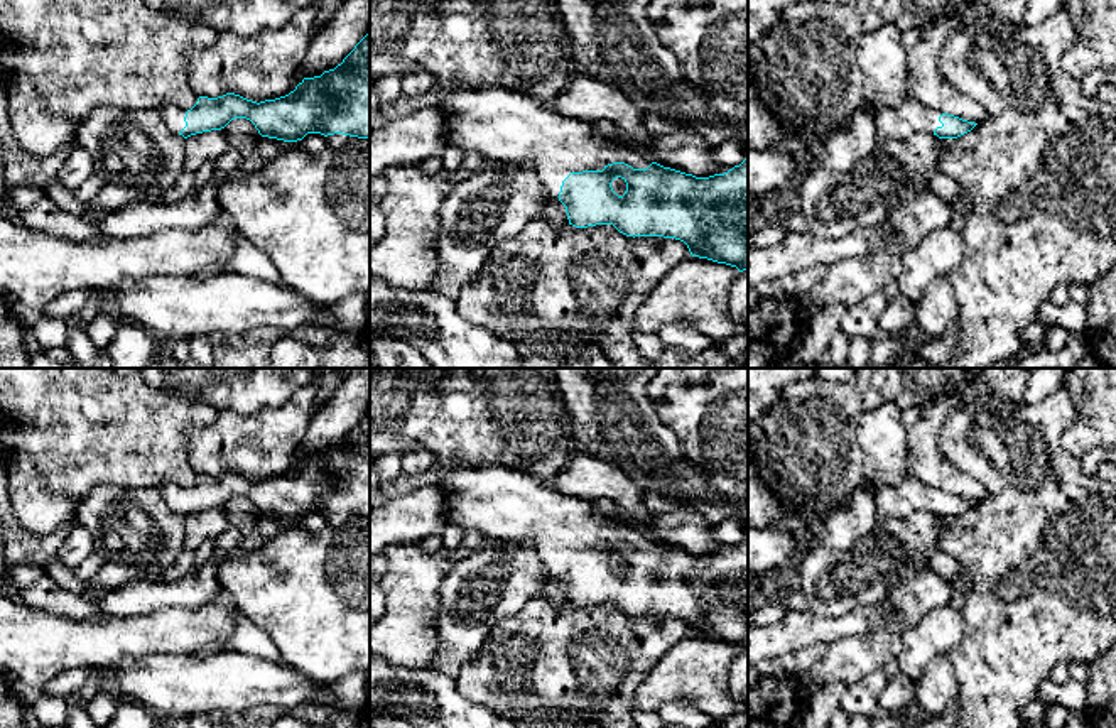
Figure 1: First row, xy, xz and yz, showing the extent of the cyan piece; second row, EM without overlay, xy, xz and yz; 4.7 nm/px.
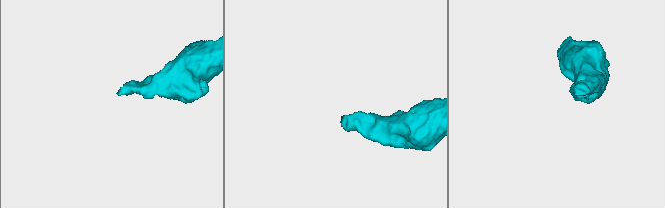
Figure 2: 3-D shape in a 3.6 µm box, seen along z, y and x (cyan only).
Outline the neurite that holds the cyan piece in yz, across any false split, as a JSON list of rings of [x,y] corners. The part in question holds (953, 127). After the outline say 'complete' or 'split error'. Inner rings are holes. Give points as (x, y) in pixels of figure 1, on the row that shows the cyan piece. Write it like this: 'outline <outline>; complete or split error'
outline [[[907,96],[897,108],[873,110],[876,145],[907,139],[913,133],[934,133],[939,139],[957,139],[971,132],[978,123],[947,115],[934,106]]]; split error

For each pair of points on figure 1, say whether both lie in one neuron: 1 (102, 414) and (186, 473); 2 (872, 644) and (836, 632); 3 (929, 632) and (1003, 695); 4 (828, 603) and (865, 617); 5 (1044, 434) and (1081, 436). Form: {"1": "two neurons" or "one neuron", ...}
{"1": "one neuron", "2": "two neurons", "3": "two neurons", "4": "two neurons", "5": "two neurons"}

